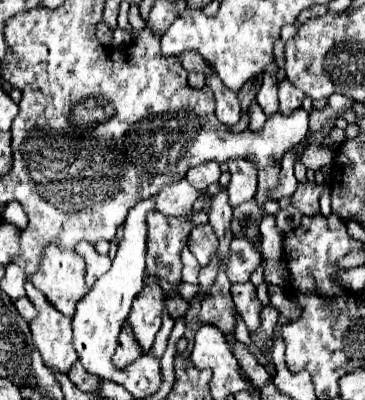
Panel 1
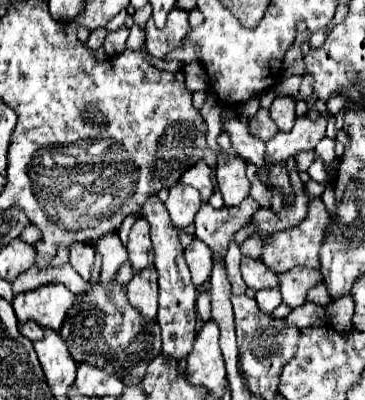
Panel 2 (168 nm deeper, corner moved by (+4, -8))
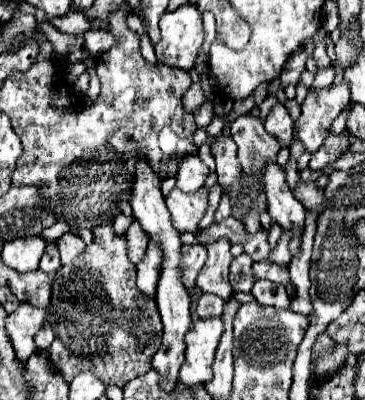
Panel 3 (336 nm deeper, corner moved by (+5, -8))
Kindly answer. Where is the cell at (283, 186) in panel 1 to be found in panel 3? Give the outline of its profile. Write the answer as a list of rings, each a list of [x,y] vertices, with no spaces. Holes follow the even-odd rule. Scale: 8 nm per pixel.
[[[219,238],[215,242],[209,242],[207,246],[209,258],[203,266],[203,272],[199,274],[197,286],[203,292],[213,292],[217,296],[221,296],[223,300],[229,300],[229,296],[233,294],[233,288],[229,284],[229,264],[231,264],[231,242],[227,238]]]

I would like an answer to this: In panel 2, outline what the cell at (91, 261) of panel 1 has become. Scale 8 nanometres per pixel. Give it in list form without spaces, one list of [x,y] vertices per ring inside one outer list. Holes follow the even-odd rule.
[[[70,244],[70,264],[84,280],[88,280],[92,264],[94,264],[94,246]]]

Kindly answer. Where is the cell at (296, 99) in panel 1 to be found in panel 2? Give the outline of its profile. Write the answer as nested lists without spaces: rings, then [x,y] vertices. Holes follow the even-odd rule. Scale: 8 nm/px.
[[[276,96],[270,106],[270,118],[276,122],[280,132],[290,132],[296,120],[294,100],[290,96]]]

